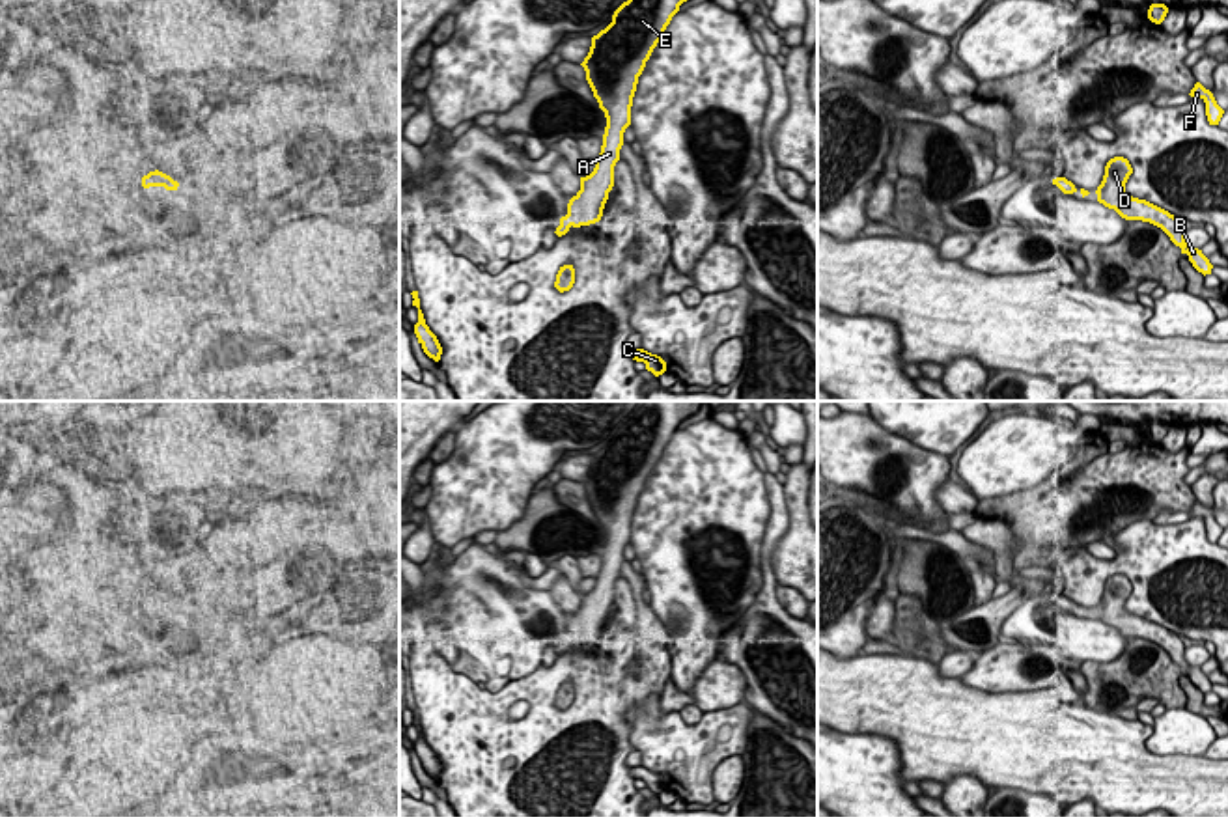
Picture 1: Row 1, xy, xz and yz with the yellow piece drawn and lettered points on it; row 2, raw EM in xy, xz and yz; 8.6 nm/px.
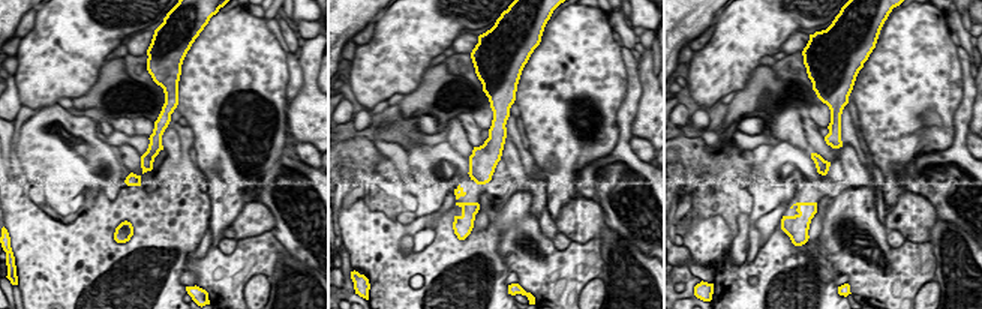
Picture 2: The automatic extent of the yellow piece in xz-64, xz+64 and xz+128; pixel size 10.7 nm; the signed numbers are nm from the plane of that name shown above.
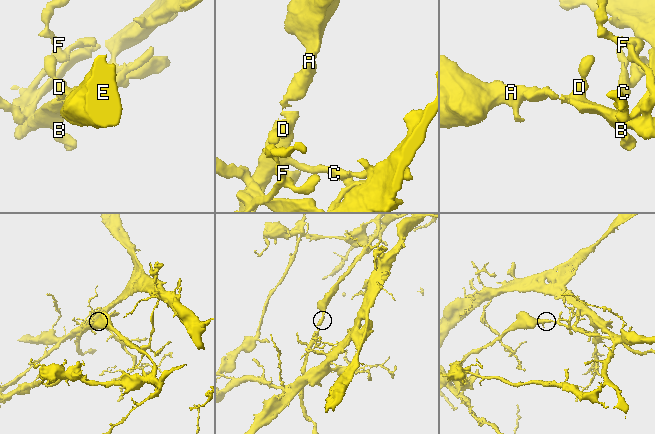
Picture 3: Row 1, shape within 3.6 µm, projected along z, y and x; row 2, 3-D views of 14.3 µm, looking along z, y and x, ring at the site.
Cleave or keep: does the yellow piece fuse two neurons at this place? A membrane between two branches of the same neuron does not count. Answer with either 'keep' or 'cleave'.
cleave

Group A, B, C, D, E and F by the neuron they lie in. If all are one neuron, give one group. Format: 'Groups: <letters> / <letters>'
Groups: A E / B C D F

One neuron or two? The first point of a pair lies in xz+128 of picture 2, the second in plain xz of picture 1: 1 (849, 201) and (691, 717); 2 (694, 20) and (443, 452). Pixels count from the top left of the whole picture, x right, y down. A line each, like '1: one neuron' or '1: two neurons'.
1: two neurons
2: two neurons

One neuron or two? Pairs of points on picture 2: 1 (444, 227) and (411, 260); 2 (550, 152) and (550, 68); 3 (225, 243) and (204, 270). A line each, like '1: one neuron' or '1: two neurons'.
1: one neuron
2: one neuron
3: two neurons

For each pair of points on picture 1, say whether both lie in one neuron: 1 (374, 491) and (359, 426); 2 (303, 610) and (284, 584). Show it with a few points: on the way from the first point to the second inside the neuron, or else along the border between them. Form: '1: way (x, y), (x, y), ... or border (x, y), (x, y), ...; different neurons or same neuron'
1: border (376, 457), (368, 465), (353, 467); different neurons
2: border (316, 594), (275, 614), (256, 618); different neurons

